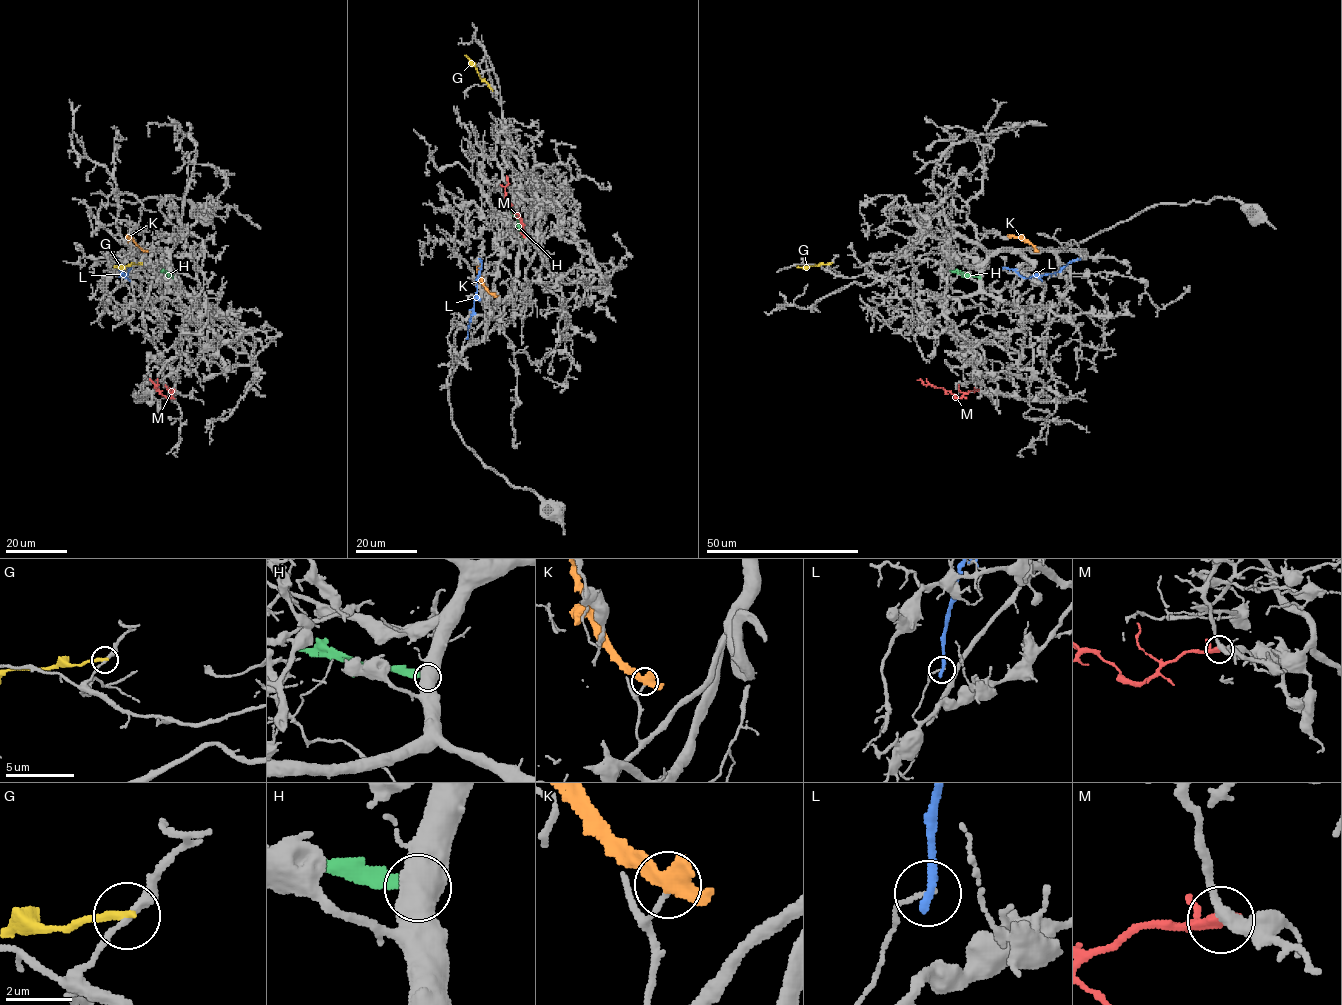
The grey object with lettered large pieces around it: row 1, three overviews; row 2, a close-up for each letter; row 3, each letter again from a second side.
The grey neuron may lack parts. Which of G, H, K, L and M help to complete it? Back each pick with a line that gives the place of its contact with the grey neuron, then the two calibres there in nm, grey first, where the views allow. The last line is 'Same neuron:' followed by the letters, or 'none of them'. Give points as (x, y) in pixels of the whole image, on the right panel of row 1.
Same neuron: none of them

